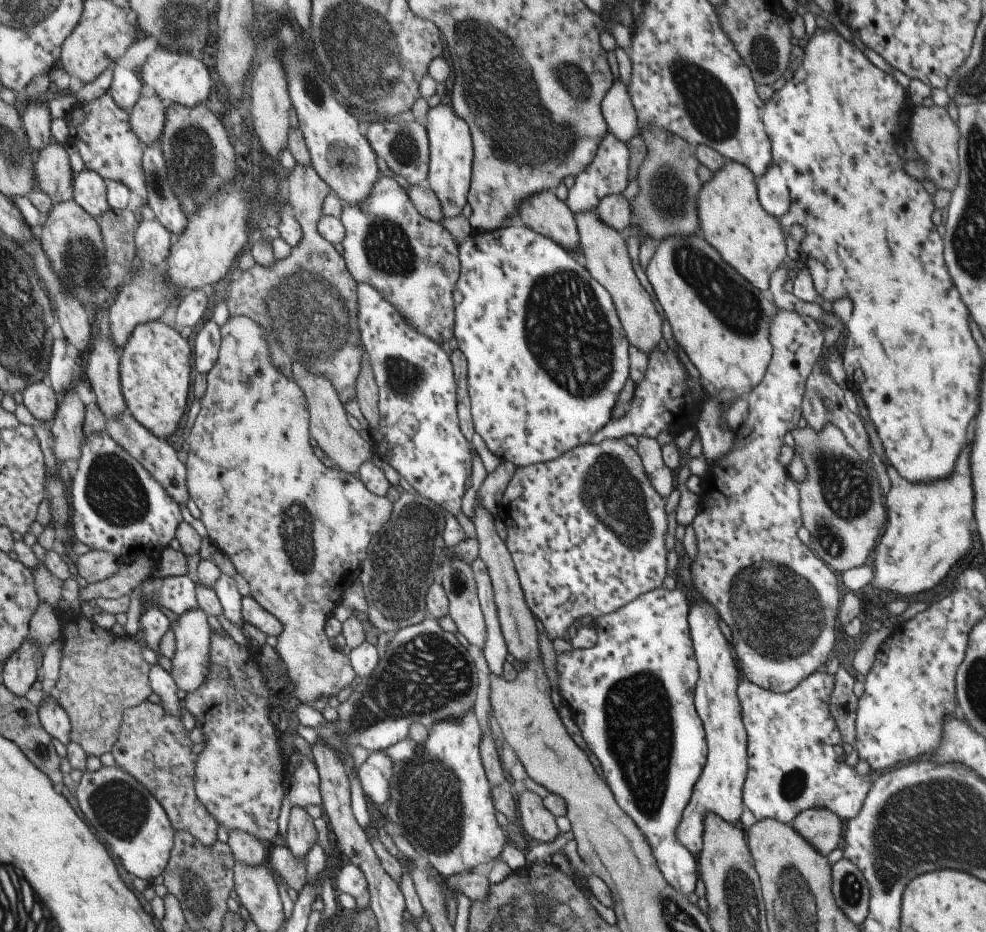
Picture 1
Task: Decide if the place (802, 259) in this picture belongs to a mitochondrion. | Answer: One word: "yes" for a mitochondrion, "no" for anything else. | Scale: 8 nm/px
no

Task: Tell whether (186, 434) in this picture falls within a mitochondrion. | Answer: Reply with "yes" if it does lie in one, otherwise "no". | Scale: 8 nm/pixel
no

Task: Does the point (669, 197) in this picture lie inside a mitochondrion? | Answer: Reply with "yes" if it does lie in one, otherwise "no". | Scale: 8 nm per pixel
yes

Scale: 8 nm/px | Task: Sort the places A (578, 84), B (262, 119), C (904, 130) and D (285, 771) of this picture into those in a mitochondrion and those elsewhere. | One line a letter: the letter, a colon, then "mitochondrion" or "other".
A: mitochondrion
B: other
C: other
D: other

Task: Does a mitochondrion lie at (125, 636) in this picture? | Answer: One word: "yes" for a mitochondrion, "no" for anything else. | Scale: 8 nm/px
no

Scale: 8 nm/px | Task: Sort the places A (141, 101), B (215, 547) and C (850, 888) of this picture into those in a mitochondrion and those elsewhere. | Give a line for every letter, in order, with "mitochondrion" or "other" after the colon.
A: other
B: other
C: mitochondrion

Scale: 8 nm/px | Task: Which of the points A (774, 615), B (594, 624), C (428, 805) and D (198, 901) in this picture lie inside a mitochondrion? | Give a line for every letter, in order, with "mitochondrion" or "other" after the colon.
A: mitochondrion
B: other
C: mitochondrion
D: mitochondrion

